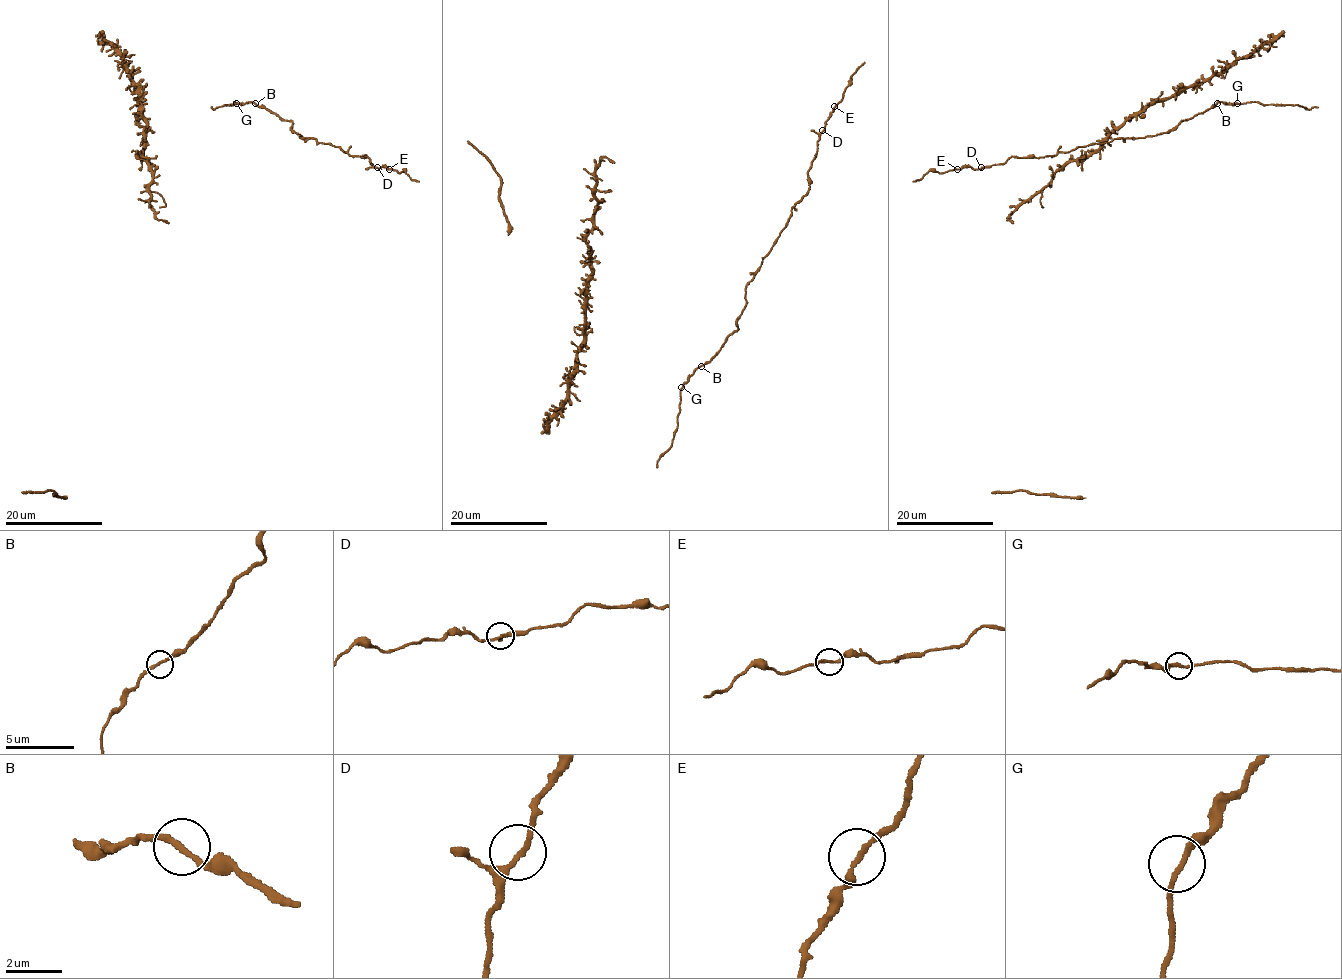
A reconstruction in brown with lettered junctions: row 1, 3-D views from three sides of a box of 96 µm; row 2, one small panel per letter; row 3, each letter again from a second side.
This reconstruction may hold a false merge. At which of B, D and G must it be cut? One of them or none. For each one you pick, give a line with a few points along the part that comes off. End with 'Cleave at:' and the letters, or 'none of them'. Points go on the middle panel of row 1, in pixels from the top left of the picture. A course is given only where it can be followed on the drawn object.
Cleave at: none of them

